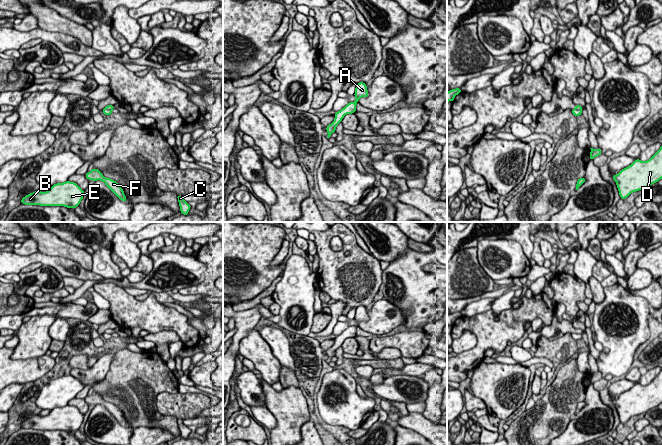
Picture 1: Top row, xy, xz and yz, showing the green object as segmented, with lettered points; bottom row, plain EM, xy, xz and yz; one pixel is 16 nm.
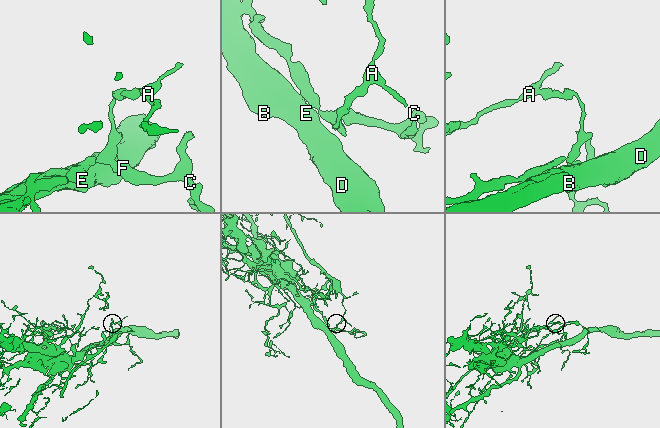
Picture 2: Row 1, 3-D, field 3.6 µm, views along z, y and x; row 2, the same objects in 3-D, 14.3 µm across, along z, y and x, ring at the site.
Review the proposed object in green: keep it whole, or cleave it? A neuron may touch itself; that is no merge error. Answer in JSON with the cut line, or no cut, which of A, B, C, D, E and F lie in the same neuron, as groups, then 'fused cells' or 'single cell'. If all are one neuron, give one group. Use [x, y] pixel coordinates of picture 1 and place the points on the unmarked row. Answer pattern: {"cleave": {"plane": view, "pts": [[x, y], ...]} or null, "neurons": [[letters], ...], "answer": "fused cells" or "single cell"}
{"cleave": {"plane": "xy", "pts": [[104, 332], [111, 335]]}, "neurons": [["A"], ["B", "C", "D", "E", "F"]], "answer": "fused cells"}

